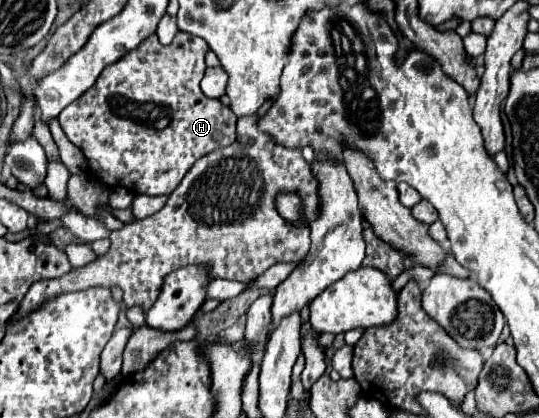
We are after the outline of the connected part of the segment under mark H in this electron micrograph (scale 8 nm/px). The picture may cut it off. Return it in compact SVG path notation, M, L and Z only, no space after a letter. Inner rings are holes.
M182 31L170 45L162 45L156 35L150 35L134 51L106 67L98 81L58 115L66 137L84 151L90 171L106 187L122 185L132 193L170 195L200 157L236 141L236 115L218 99L208 99L200 89L206 51L206 41Z

